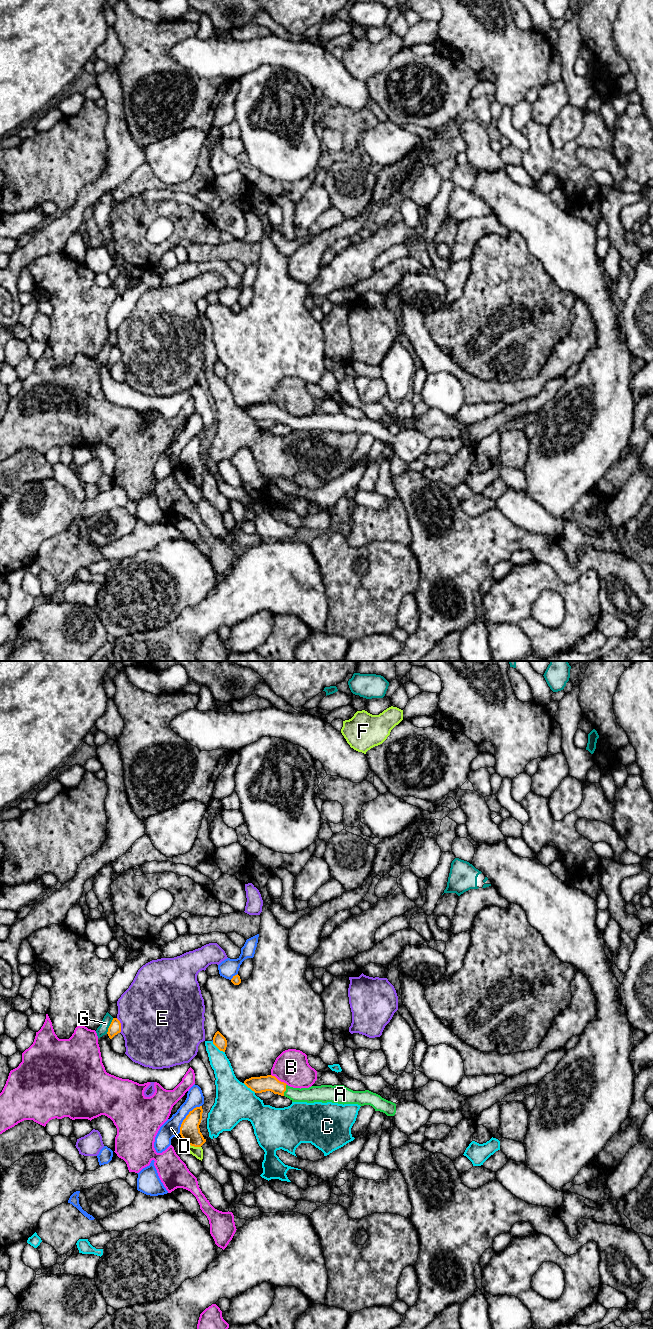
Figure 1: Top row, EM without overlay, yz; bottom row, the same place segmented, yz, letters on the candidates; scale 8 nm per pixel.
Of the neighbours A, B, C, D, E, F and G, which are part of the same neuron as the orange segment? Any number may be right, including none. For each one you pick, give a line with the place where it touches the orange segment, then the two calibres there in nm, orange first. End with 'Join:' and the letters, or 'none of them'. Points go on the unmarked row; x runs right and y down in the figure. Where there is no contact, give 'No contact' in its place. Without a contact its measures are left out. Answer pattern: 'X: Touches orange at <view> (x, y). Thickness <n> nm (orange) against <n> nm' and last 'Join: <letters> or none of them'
A: Touches orange at yz (285, 418). Thickness 130 nm (orange) against 130 nm
Join: A

